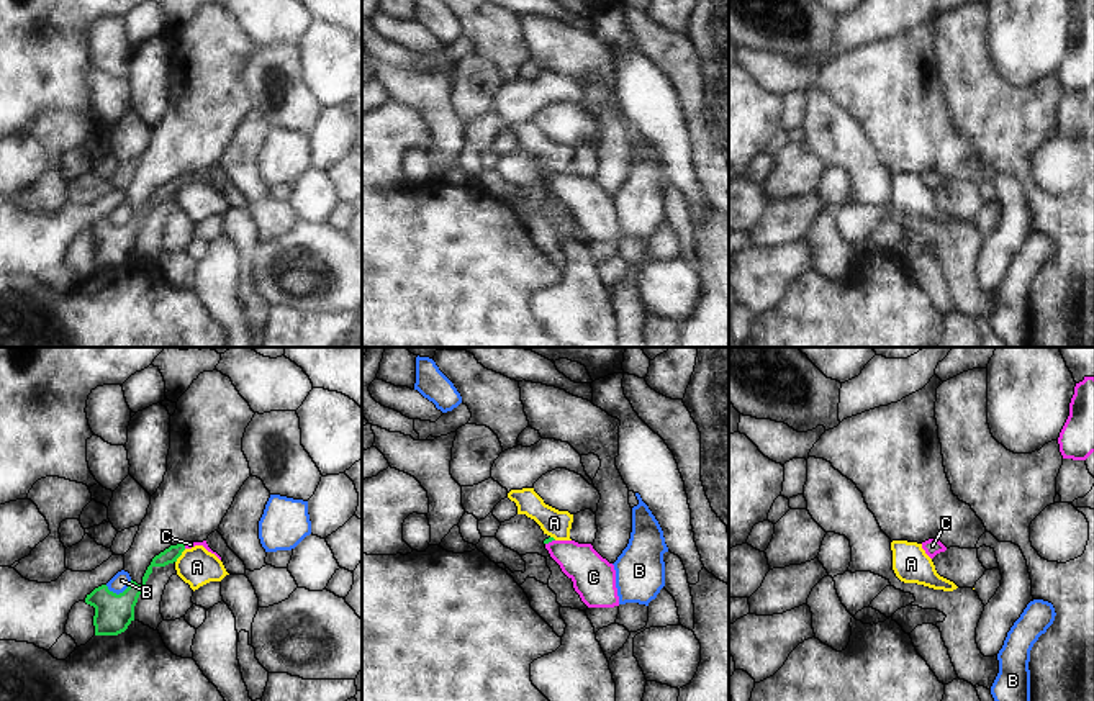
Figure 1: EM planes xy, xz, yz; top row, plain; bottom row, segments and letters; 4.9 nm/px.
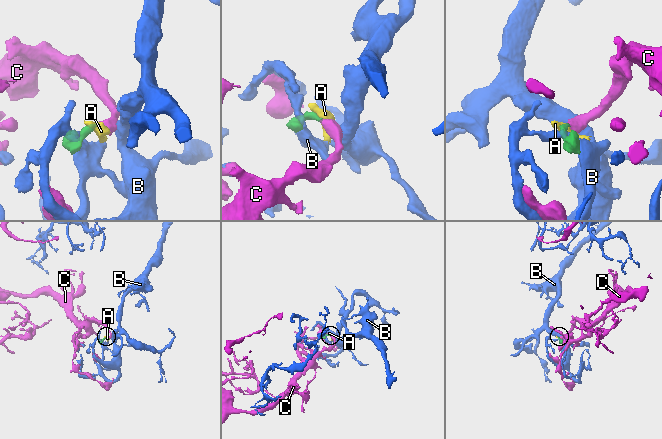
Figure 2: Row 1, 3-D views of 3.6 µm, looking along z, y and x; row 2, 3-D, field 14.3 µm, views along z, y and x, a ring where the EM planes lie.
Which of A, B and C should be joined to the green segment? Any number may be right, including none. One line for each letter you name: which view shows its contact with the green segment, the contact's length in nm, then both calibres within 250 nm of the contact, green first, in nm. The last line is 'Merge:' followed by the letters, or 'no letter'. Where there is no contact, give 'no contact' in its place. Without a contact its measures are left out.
C: contact in xz; length 50 nm; calibres 20 and 190 nm
Merge: C

